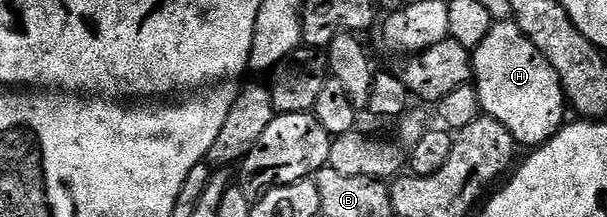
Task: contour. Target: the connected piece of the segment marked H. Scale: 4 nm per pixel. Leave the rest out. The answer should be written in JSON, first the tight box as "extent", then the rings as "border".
{"extent":[471,19,567,149],"border":[[[512,19],[494,23],[487,38],[472,49],[471,83],[479,94],[482,113],[507,126],[514,141],[526,144],[526,149],[546,144],[566,123],[567,101],[559,74]]]}

